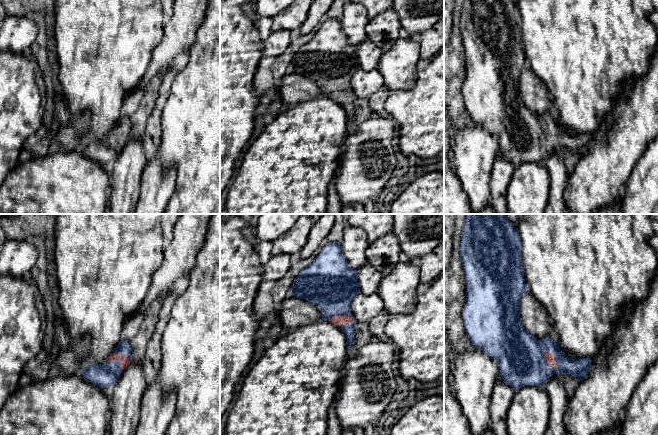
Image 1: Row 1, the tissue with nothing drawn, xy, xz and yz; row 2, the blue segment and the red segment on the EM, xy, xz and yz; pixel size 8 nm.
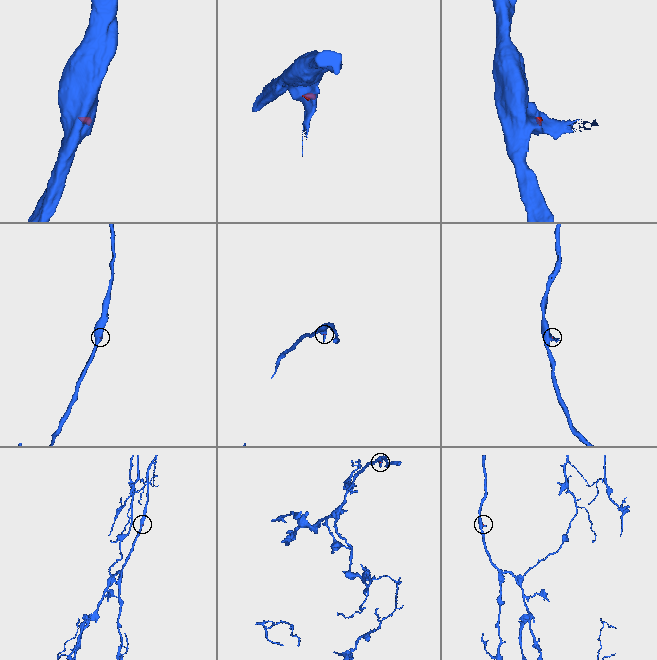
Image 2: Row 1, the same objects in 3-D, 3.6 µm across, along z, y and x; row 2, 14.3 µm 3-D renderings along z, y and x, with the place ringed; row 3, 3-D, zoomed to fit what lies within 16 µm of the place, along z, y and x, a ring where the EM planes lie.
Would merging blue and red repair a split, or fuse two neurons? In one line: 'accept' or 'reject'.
accept

